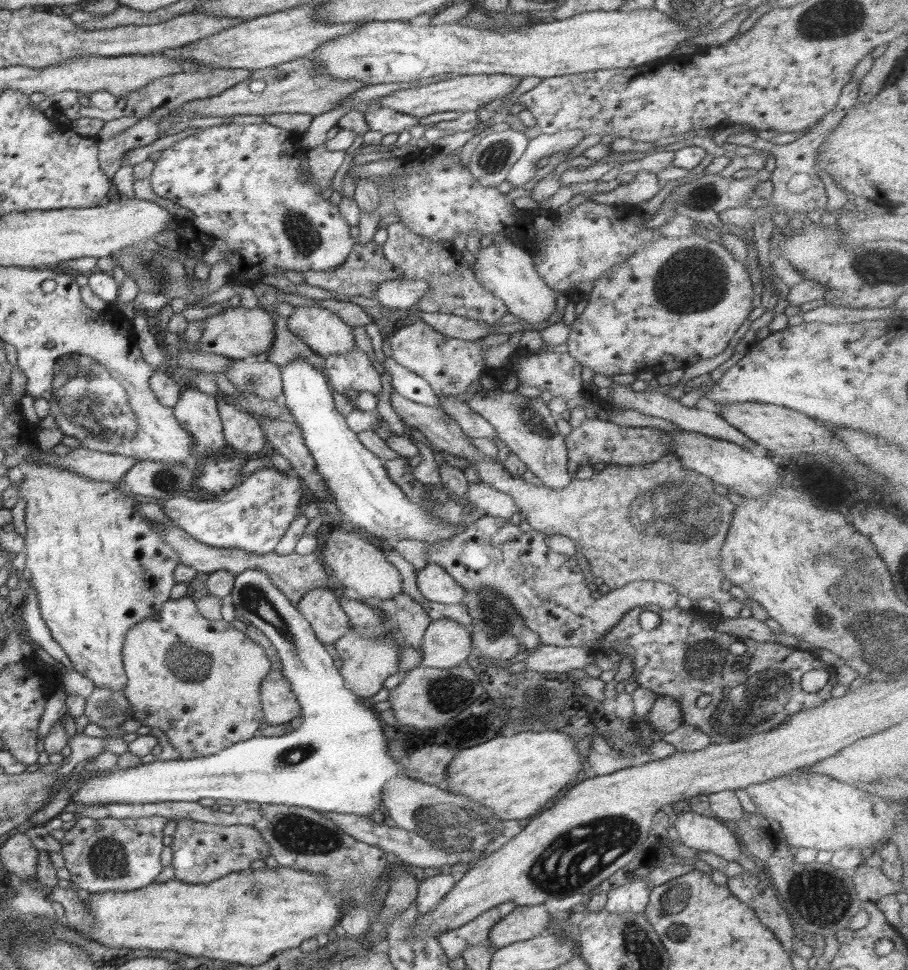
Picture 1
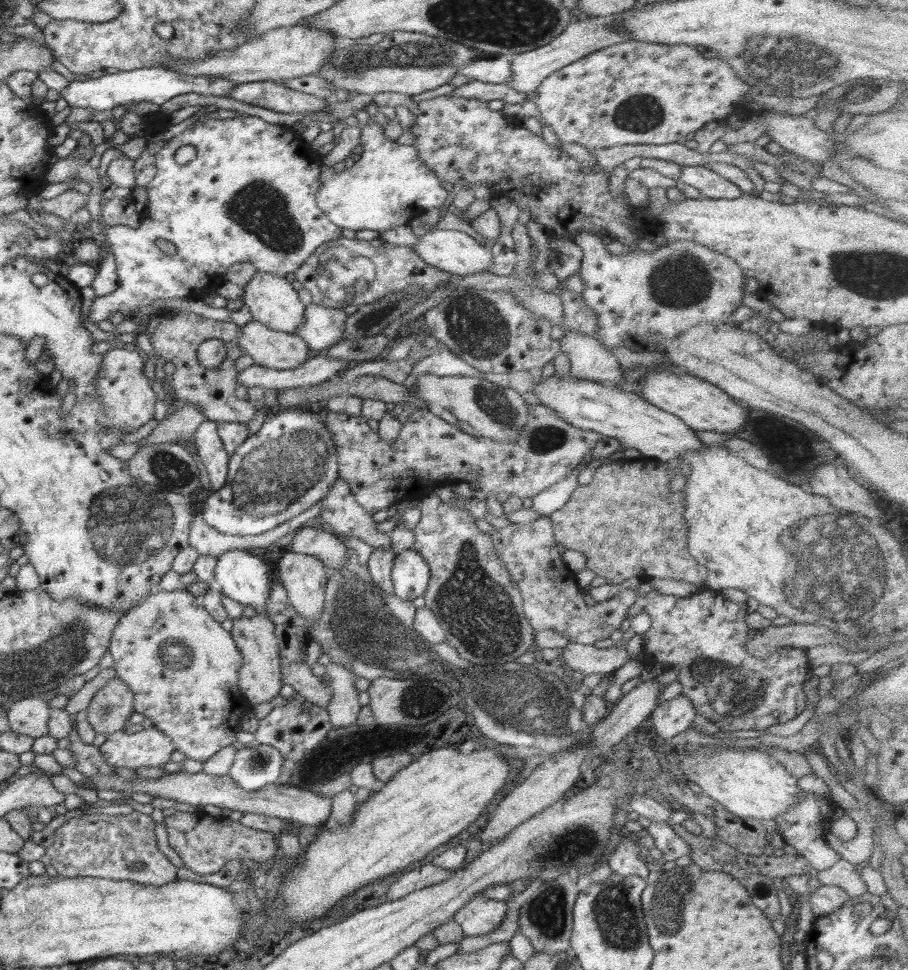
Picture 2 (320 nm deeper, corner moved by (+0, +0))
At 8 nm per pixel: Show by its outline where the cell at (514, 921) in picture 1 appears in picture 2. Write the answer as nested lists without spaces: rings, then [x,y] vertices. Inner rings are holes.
[[[478,893],[456,911],[452,919],[462,927],[465,936],[478,936],[495,929],[502,922],[506,911],[504,901]]]

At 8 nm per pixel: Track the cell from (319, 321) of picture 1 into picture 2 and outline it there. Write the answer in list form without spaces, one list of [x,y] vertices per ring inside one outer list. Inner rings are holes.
[[[257,271],[243,287],[243,304],[248,307],[253,320],[261,322],[268,328],[287,333],[294,333],[305,321],[305,306],[298,299],[297,291],[285,278]]]

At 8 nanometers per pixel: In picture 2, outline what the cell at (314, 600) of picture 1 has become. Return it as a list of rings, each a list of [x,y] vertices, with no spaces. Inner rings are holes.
[[[287,550],[278,562],[278,572],[293,608],[306,620],[306,628],[314,628],[324,612],[325,564],[314,558]]]

